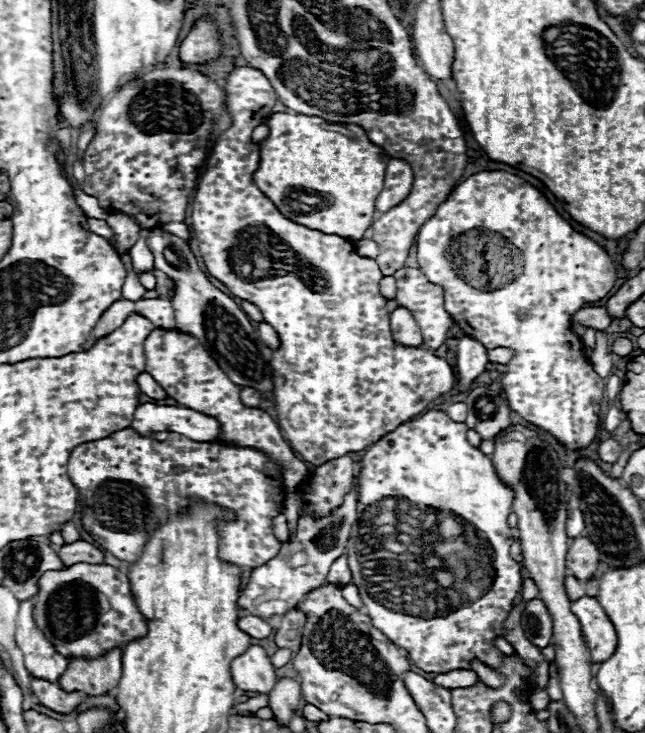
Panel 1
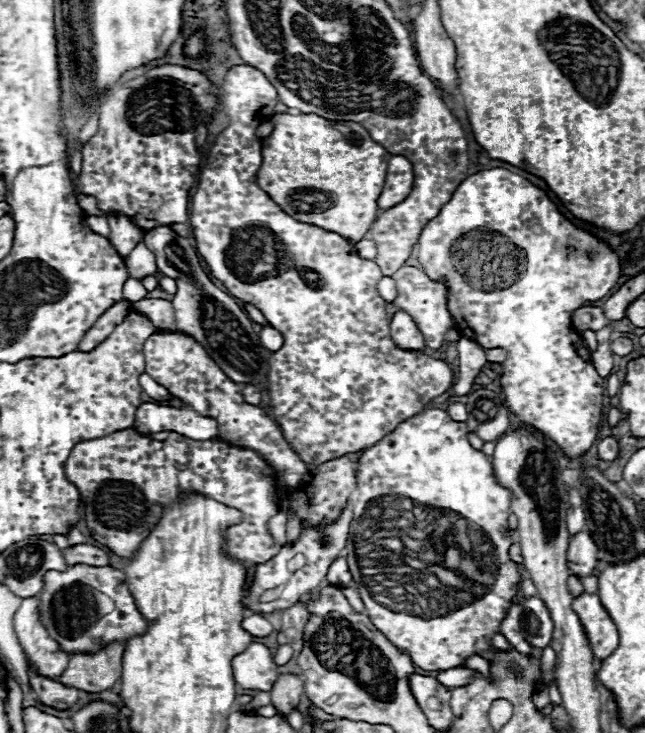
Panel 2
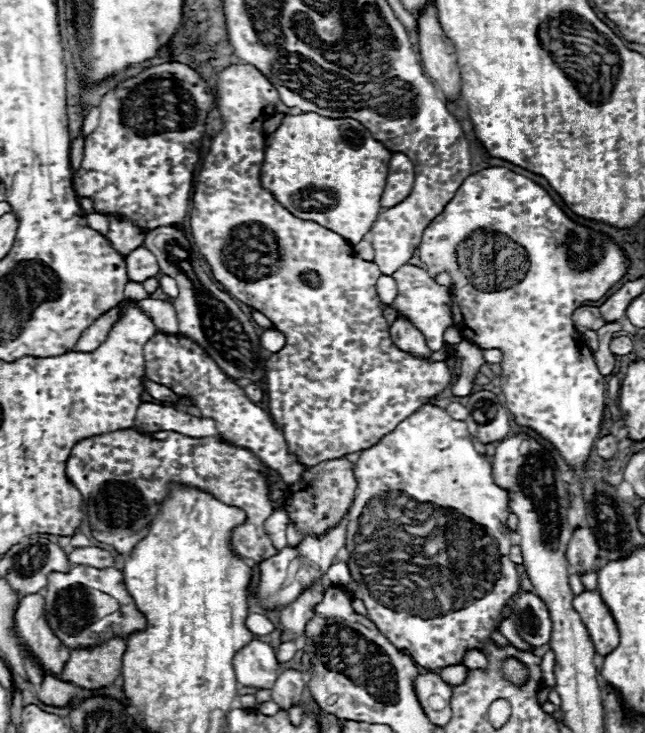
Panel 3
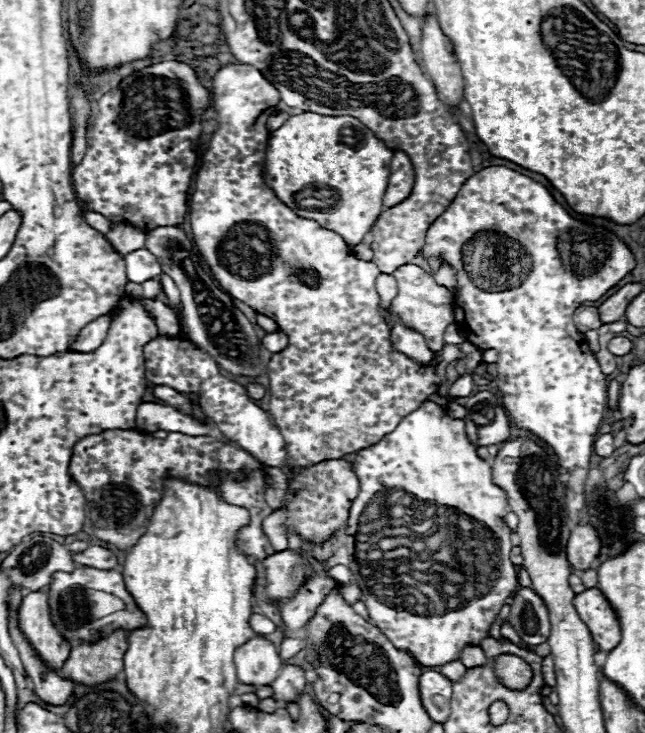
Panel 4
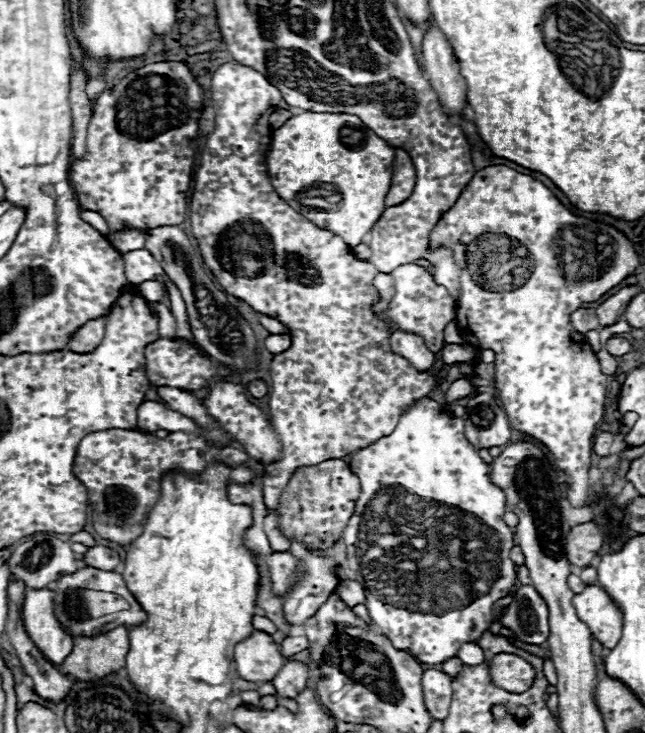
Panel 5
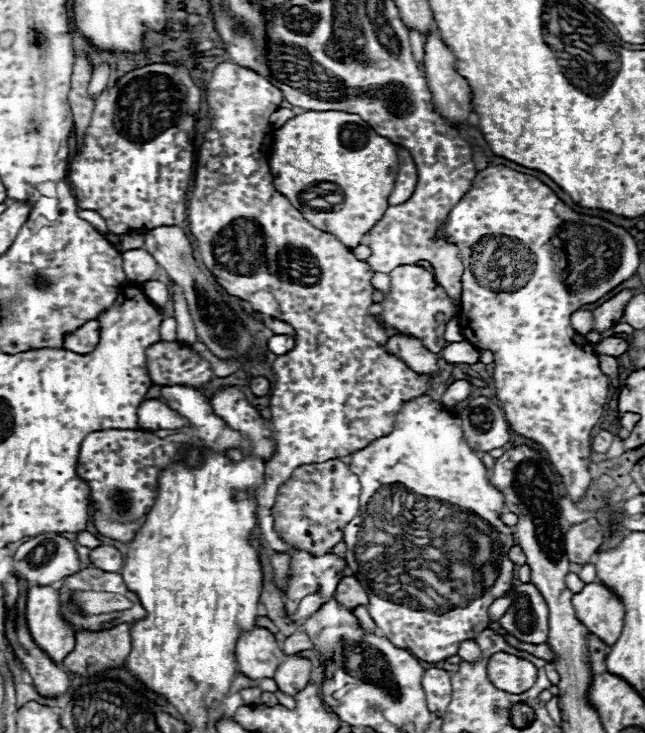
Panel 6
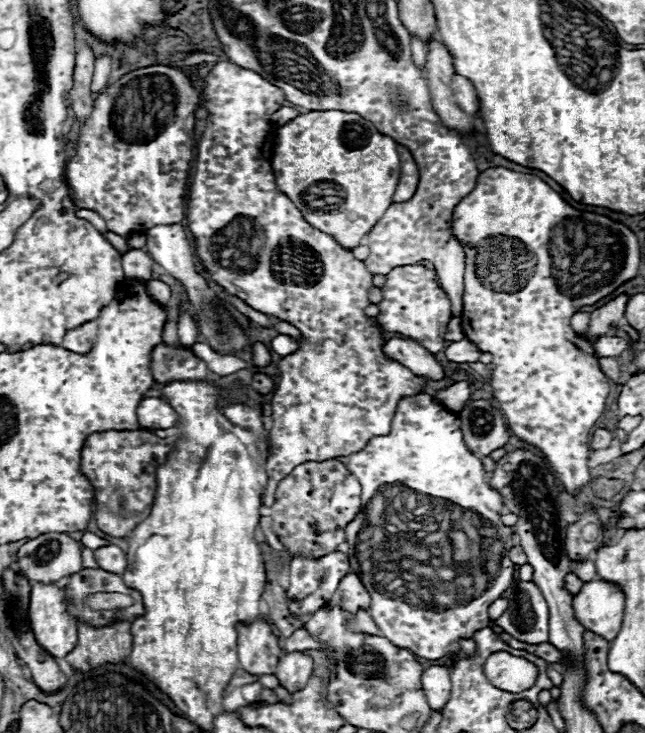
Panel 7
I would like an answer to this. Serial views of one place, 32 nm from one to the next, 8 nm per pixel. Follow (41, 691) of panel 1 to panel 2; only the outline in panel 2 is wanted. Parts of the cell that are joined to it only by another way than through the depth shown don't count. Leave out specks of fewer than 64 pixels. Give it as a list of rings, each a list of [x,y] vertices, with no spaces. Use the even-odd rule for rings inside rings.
[[[32,670],[28,674],[30,674],[30,686],[44,706],[50,706],[56,710],[70,710],[78,702],[78,690],[66,688],[56,680],[38,676]]]

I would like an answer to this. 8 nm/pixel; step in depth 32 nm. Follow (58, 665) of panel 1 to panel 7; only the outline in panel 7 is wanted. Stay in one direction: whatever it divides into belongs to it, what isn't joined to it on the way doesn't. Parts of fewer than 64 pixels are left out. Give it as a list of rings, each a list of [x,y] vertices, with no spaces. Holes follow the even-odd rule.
[[[32,584],[30,592],[30,606],[28,606],[28,618],[30,618],[30,628],[32,634],[36,636],[36,642],[52,656],[52,658],[64,658],[78,640],[78,628],[76,620],[66,614],[66,602],[64,602],[64,590],[56,584]]]

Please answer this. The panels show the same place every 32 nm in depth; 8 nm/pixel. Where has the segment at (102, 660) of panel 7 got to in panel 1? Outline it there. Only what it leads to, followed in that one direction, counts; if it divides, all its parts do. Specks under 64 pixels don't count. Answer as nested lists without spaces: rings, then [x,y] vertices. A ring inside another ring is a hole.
[[[114,648],[112,652],[90,662],[84,658],[74,658],[60,676],[58,684],[64,692],[86,692],[88,696],[100,696],[118,686],[120,674],[122,652]]]

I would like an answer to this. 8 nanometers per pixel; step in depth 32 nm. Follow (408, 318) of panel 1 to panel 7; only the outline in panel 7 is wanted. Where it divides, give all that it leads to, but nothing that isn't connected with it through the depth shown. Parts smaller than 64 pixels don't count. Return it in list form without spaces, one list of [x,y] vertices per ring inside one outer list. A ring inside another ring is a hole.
[[[394,336],[384,344],[384,354],[402,362],[416,376],[426,376],[430,380],[440,380],[444,376],[444,370],[438,364],[436,356],[416,340]]]

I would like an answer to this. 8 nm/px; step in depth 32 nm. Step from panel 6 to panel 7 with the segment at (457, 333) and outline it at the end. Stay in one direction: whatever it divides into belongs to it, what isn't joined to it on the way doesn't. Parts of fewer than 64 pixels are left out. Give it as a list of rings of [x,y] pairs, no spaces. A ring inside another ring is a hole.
[[[453,317],[448,323],[444,339],[447,341],[456,342],[462,340],[464,337],[460,317]]]

